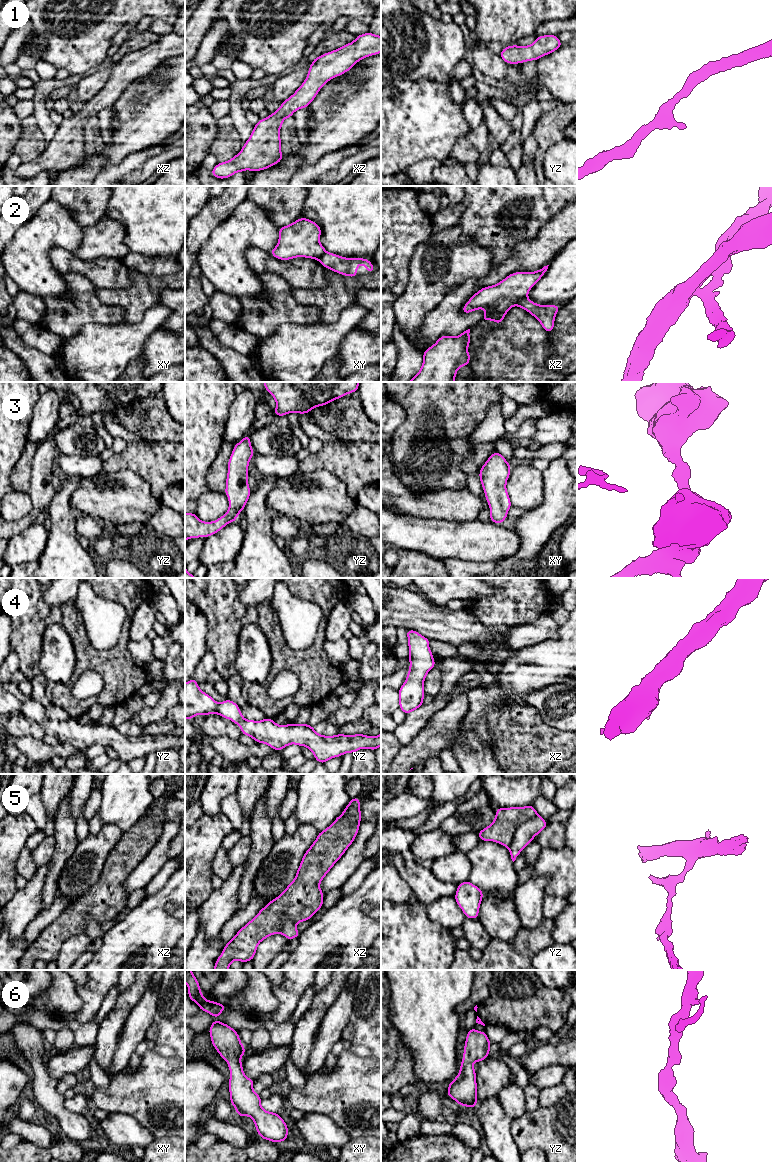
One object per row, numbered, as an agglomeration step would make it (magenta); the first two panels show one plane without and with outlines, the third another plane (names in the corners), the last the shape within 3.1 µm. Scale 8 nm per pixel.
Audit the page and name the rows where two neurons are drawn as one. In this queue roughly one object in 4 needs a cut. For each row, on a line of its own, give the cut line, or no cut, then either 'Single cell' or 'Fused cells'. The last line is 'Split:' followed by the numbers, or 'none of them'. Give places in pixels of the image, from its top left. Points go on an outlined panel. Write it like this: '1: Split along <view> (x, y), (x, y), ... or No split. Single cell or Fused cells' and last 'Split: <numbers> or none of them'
1: No split. Single cell
2: Split along xz (526, 296), (523, 296), (517, 305). Fused cells
3: No split. Single cell
4: No split. Single cell
5: Split along yz (537, 814), (524, 821), (518, 827), (513, 841), (508, 847). Fused cells
6: No split. Single cell
Split: 2, 5

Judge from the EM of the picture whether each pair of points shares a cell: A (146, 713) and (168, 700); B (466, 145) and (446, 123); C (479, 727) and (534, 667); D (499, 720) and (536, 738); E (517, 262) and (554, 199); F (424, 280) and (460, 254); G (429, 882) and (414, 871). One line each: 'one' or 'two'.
A: one
B: two
C: one
D: one
E: two
F: one
G: one

